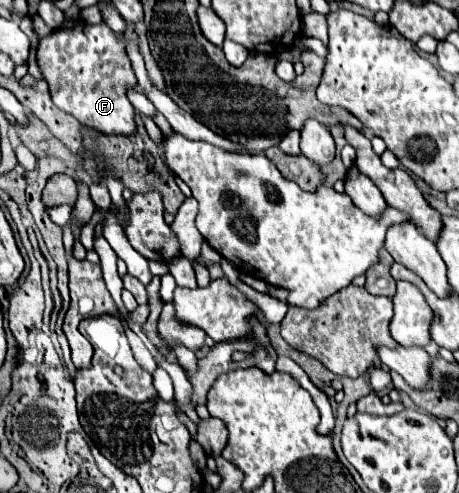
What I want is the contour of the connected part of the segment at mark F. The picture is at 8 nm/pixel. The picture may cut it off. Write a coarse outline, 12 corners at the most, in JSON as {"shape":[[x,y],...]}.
{"shape":[[79,20],[39,42],[53,104],[135,132],[125,44]]}

